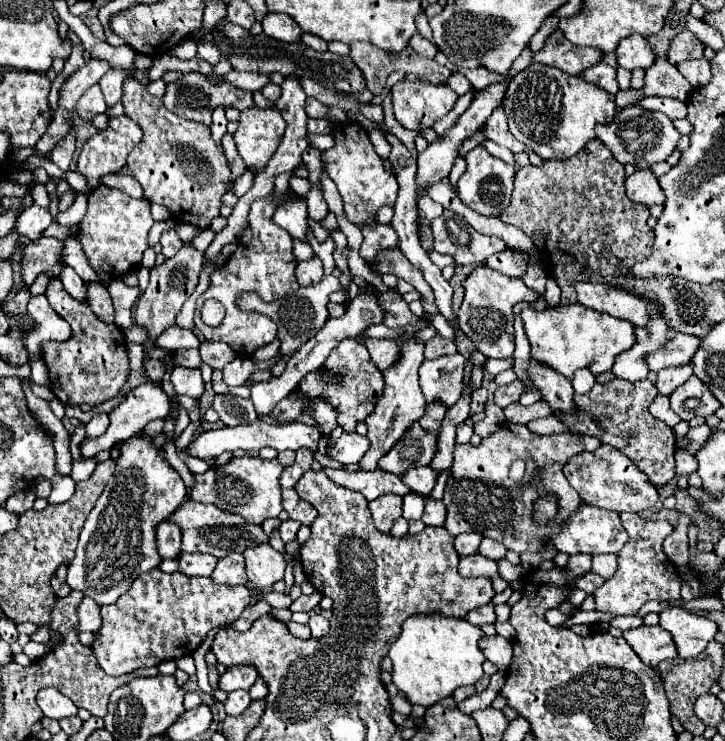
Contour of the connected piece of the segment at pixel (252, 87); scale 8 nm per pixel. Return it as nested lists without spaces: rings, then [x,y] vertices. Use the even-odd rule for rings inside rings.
[[[236,69],[226,73],[222,79],[224,79],[224,83],[232,83],[234,87],[238,87],[242,91],[260,91],[270,81],[268,75],[262,75],[262,73],[242,73],[242,71],[236,71]]]

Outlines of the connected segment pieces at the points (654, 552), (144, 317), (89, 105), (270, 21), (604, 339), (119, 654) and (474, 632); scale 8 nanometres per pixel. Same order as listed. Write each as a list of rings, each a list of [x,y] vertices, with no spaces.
[[[622,513],[620,519],[622,519],[622,525],[624,525],[626,533],[630,535],[630,539],[622,547],[622,551],[618,553],[618,569],[616,569],[616,575],[612,575],[610,579],[606,579],[604,585],[600,585],[594,591],[596,609],[598,611],[610,611],[610,613],[616,613],[616,615],[634,615],[640,609],[640,605],[646,603],[646,601],[650,601],[650,599],[656,599],[656,601],[676,601],[676,599],[680,599],[682,581],[680,581],[678,569],[674,567],[672,561],[666,559],[666,555],[662,551],[662,543],[674,531],[674,527],[668,521],[646,521],[638,513]]]
[[[188,243],[174,257],[166,259],[162,265],[154,265],[150,269],[150,285],[140,295],[138,305],[136,305],[136,315],[134,315],[134,323],[148,331],[148,341],[144,343],[142,363],[150,361],[150,351],[156,349],[158,335],[162,335],[168,327],[176,325],[176,315],[180,313],[182,305],[186,303],[186,299],[192,295],[192,291],[198,285],[200,269],[202,269],[202,253],[196,251]]]
[[[92,85],[84,91],[84,95],[80,97],[78,105],[76,105],[76,113],[80,119],[84,121],[90,121],[94,119],[98,113],[104,113],[108,107],[104,103],[104,97],[102,97],[102,91],[98,85]]]
[[[268,13],[262,21],[262,27],[264,27],[266,35],[286,41],[286,43],[296,43],[296,41],[300,41],[300,35],[302,35],[302,29],[298,27],[298,23],[294,23],[294,19],[290,19],[290,15],[282,15],[282,13],[280,15]]]
[[[558,305],[554,309],[536,311],[532,307],[520,313],[524,321],[524,333],[532,347],[532,359],[562,373],[566,379],[574,379],[576,369],[590,369],[592,375],[610,371],[618,353],[632,349],[636,343],[634,325],[630,321],[616,319],[608,313],[598,313],[594,309],[574,305]]]
[[[156,567],[134,579],[132,587],[124,595],[120,595],[116,603],[100,607],[102,627],[94,631],[94,643],[90,645],[90,649],[98,665],[112,677],[132,673],[140,667],[156,667],[160,661],[192,655],[210,629],[236,621],[248,605],[250,591],[244,585],[220,585],[210,577],[186,577],[180,571],[164,573]]]
[[[414,615],[402,625],[402,635],[390,647],[388,657],[394,663],[392,681],[406,695],[408,703],[430,707],[450,697],[458,687],[476,685],[482,677],[484,655],[478,649],[482,629],[464,621],[442,615]]]

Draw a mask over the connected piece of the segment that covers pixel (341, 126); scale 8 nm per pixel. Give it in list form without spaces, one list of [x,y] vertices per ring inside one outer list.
[[[354,121],[336,123],[332,129],[332,135],[336,139],[336,145],[322,153],[322,161],[324,161],[330,177],[338,185],[338,191],[344,199],[346,217],[356,227],[376,225],[376,215],[378,215],[380,207],[384,207],[384,205],[394,207],[396,197],[398,197],[398,181],[390,171],[384,169],[382,159],[378,157],[374,145],[368,139],[368,131],[362,125],[358,125]]]

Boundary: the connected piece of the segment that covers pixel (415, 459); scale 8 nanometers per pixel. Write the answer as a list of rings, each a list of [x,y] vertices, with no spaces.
[[[416,425],[410,427],[410,431],[406,431],[406,435],[394,445],[392,451],[388,451],[380,459],[378,465],[382,471],[402,477],[408,469],[430,463],[432,457],[434,457],[434,439],[430,439],[426,431],[422,431],[422,427]]]

